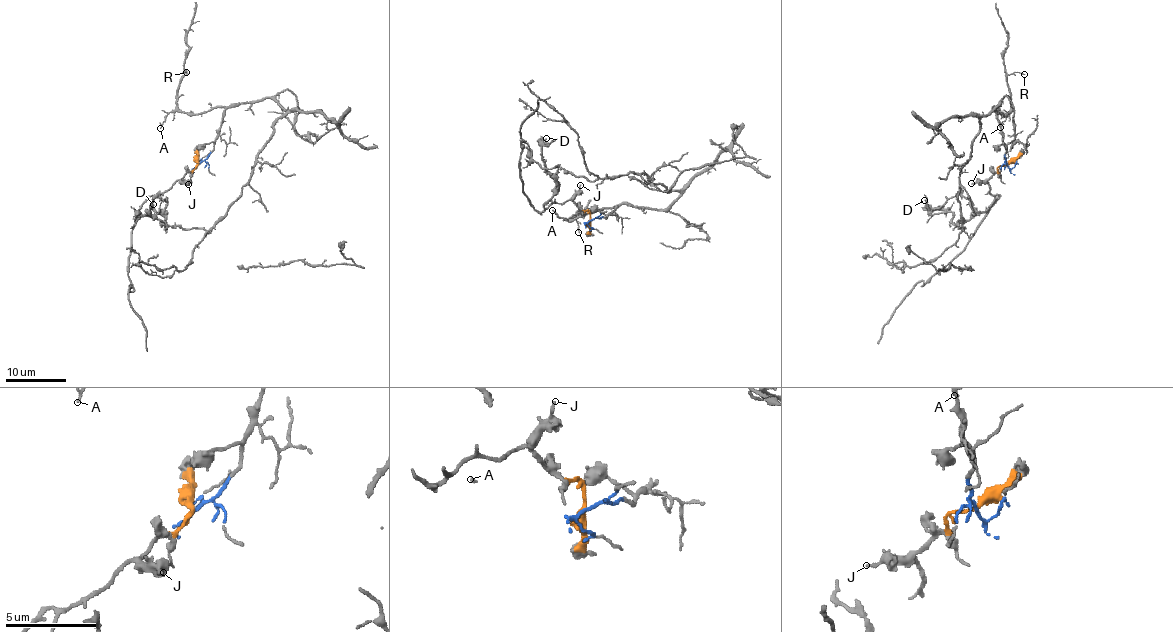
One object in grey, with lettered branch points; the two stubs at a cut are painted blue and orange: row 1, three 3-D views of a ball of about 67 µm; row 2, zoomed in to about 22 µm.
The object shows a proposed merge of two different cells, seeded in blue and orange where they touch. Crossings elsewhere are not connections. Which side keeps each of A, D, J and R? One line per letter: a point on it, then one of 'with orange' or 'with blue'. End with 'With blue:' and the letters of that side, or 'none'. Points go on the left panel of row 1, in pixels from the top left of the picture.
A: (160, 128) | with blue
D: (153, 204) | with orange
J: (188, 184) | with orange
R: (186, 72) | with blue
With blue: A, R

